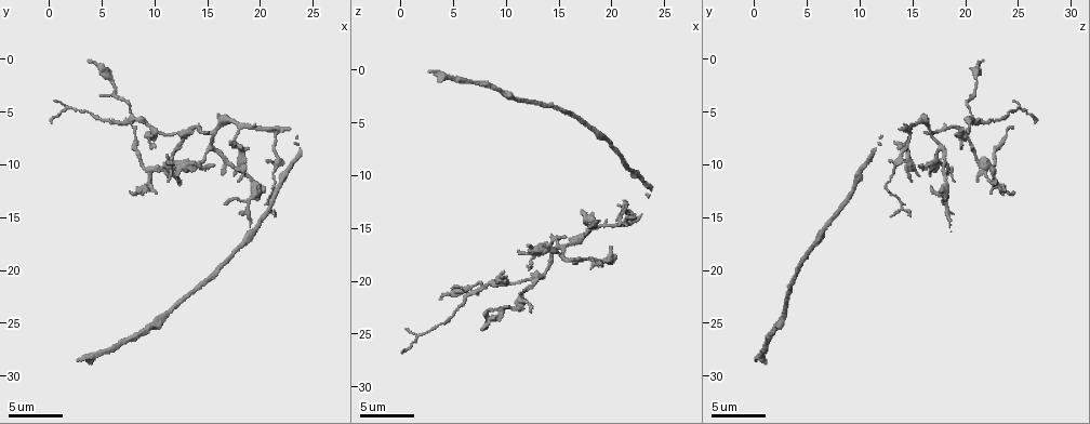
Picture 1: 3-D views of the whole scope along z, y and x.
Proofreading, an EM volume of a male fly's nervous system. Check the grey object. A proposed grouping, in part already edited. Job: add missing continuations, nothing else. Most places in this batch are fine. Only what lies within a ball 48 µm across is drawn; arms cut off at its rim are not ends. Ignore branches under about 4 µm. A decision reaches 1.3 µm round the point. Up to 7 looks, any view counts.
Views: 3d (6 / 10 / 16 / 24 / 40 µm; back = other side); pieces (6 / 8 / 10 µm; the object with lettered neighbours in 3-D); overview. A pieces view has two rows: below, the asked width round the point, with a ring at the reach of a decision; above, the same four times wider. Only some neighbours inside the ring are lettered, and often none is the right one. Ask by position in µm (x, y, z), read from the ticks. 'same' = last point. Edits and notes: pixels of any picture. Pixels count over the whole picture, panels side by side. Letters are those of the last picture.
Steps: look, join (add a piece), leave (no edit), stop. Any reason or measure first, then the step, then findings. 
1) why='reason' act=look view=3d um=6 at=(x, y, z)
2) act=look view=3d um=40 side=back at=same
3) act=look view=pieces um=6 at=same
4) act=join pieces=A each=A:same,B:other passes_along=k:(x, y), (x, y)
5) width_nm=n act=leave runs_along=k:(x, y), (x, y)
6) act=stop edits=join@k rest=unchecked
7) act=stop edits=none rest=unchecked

why='branch stops here' act=look view=3d um=6 at=(15.6, 10.2, 16.0)

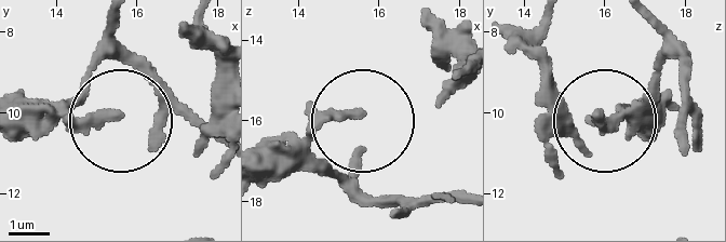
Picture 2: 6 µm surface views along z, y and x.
act=look view=pieces um=10 at=(15.50, 10.05, 15.75)

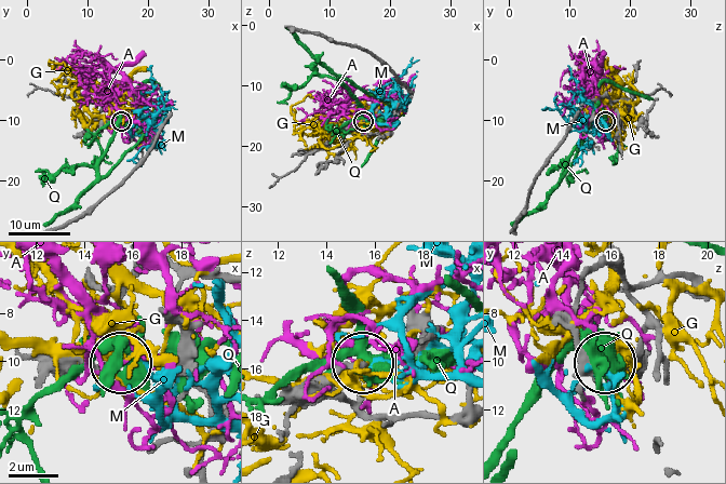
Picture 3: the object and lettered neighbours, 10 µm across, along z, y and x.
act=leave each=A:other,G:other,M:other,Q:other found='none of them fits'

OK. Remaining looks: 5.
why='thin end' act=look view=pieces um=8 at=(11.4, 9.2, 17.0)

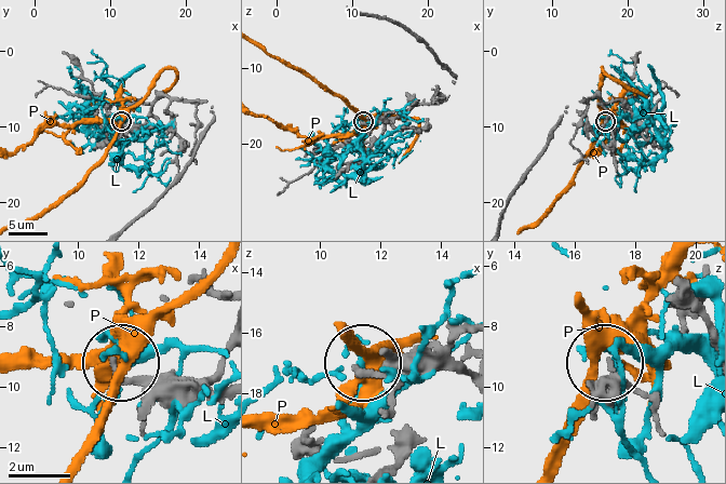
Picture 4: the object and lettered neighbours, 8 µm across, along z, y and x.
act=leave each=L:other,P:other runs_along=4:(466, 374), (370, 371), (354, 363) found='none of them fits'

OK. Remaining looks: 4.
why='tapers out' act=look view=pieces um=10 at=(4.0, 0.2, 21.4)

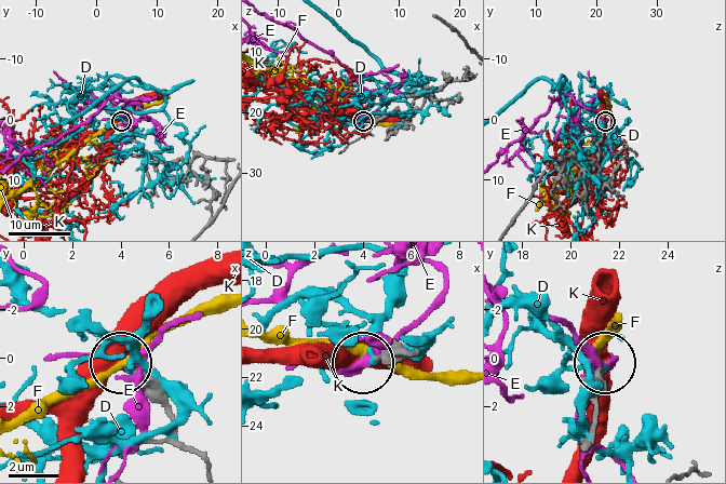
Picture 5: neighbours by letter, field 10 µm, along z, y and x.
act=leave each=D:other,E:other,F:other,K:other runs_along=5:(204, 464), (182, 444), (170, 414), (122, 366) found='none of them fits'

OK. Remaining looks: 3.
why='long arm stops here' act=look view=pieces um=6 at=(3.0, 28.4, 0.0)

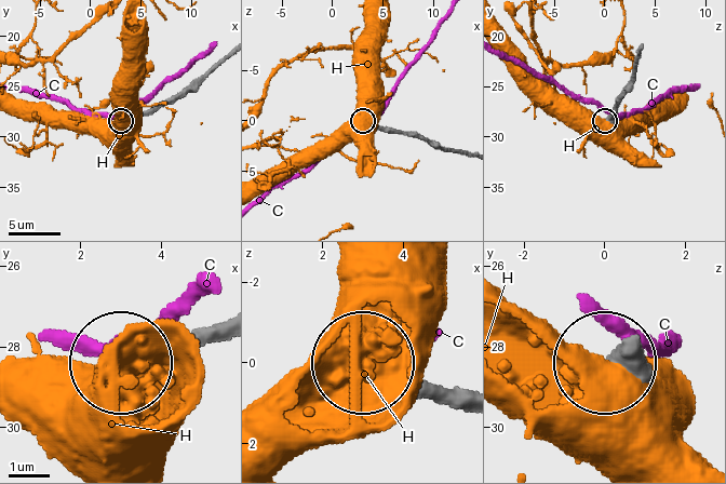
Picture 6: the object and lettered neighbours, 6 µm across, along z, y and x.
act=leave each=C:other,H:other found='no lettered piece goes on from it'

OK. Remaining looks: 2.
act=stop edits=none rest=unchecked

